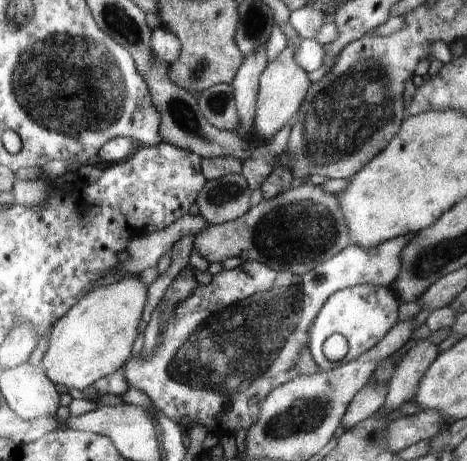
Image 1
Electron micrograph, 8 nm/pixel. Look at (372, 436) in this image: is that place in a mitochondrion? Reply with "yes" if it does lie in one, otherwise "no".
no

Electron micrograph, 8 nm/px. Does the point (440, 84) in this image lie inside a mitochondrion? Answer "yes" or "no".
no

